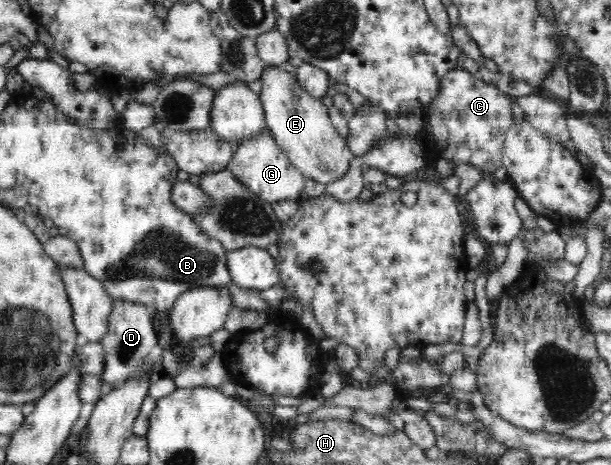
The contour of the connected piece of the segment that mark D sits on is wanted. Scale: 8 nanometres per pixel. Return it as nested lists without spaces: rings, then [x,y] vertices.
[[[115,300],[108,332],[100,343],[105,353],[105,364],[100,375],[106,386],[113,389],[130,377],[138,377],[145,368],[147,358],[158,351],[158,336],[152,327],[151,308],[128,300]]]

